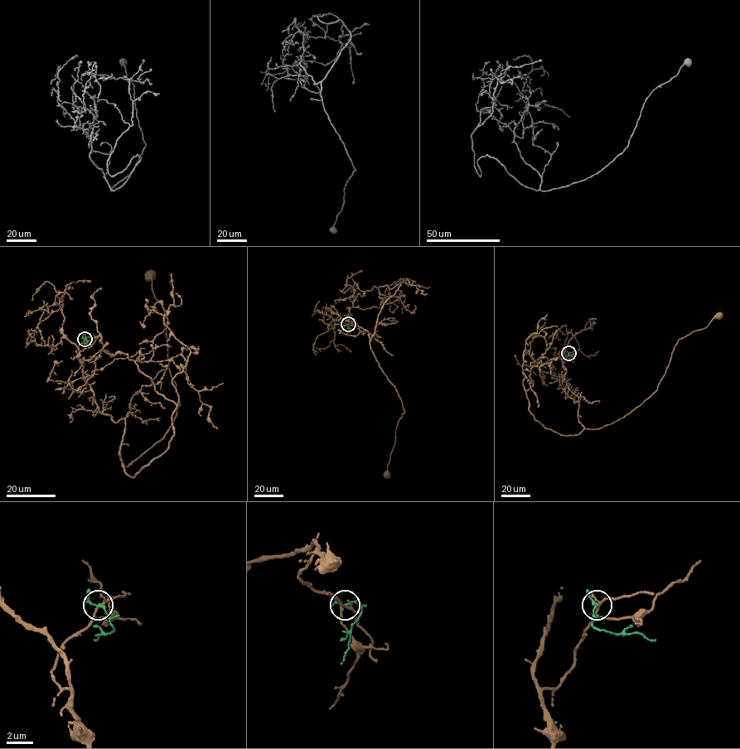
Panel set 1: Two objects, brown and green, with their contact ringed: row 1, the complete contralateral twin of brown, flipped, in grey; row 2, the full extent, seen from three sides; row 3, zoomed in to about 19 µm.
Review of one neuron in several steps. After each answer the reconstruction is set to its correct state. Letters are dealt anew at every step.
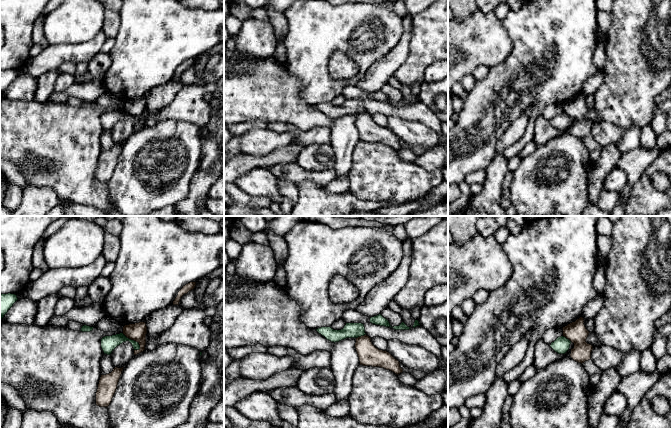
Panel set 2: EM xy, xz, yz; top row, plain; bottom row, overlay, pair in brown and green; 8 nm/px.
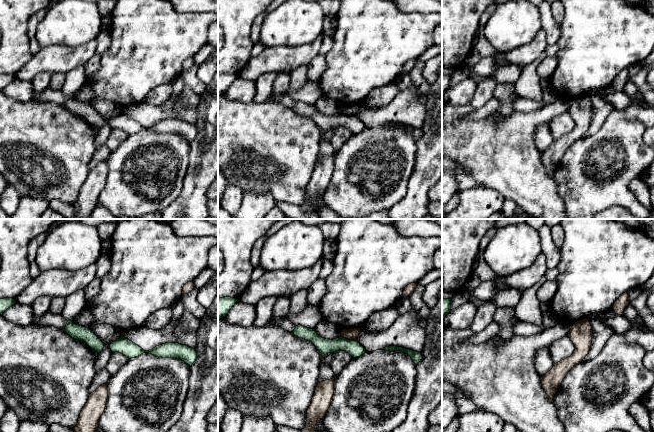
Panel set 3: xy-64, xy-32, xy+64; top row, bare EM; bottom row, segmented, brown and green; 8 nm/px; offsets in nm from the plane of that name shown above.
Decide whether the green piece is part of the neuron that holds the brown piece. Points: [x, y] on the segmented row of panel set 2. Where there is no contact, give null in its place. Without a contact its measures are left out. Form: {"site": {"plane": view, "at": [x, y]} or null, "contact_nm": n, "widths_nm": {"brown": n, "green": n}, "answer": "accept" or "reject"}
{"site": {"plane": "xy", "at": [133, 339]}, "contact_nm": 200, "widths_nm": {"brown": 140, "green": 130}, "answer": "reject"}

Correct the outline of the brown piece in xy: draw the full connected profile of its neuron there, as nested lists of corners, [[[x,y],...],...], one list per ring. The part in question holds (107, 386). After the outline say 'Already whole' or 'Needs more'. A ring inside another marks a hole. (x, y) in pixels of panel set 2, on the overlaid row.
[[[115,367],[113,371],[106,375],[101,375],[98,389],[96,392],[96,405],[108,407],[116,392],[117,385],[122,374],[123,368]]]. Already whole

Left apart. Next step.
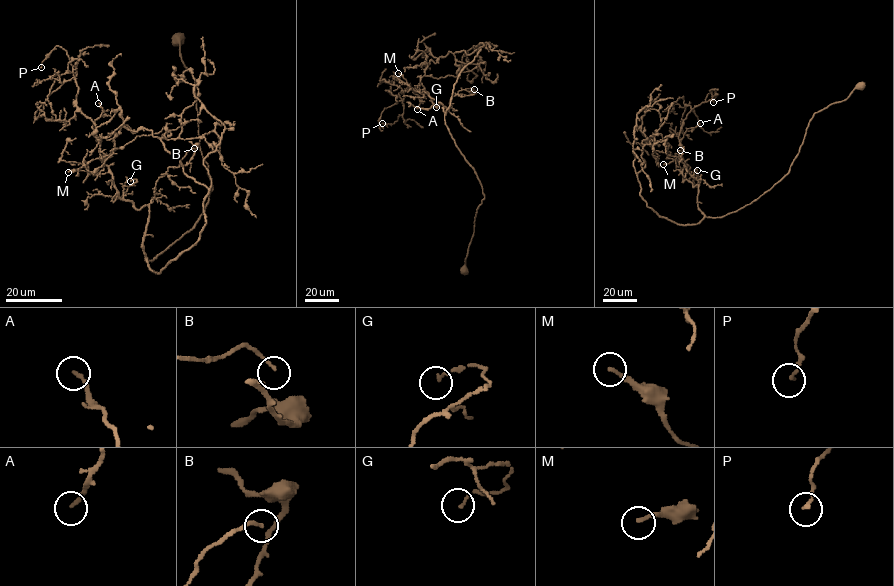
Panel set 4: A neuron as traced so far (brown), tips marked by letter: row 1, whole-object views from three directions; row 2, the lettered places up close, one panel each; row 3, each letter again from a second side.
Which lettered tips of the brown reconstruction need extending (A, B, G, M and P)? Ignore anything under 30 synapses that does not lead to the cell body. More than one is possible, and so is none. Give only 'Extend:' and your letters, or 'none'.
Extend: M

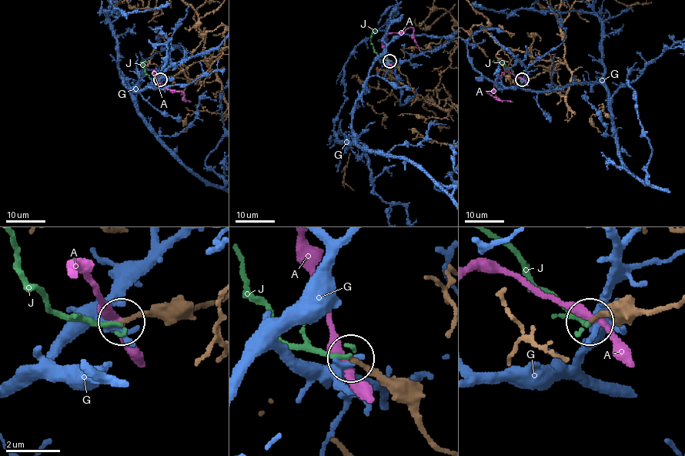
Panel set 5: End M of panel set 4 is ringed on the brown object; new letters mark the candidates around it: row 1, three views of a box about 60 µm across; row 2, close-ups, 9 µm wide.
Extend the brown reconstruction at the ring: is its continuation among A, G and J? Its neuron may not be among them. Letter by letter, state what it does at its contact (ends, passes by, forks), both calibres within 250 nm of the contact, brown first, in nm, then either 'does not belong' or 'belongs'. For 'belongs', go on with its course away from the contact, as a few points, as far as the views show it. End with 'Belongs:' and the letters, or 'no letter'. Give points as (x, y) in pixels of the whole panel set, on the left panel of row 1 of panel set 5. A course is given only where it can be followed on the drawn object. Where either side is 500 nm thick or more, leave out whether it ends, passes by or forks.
A: it passes by; 160 nm thick on the brown side, 280 nm on the other; does not belong
G: it passes by; 160 nm thick on the brown side, 320 nm on the other; does not belong
J: it ends there; 150 nm thick on the brown side, 190 nm on the other; belongs; it runs (160, 80), (151, 78), (145, 73), (142, 62), (147, 62)
Belongs: J

